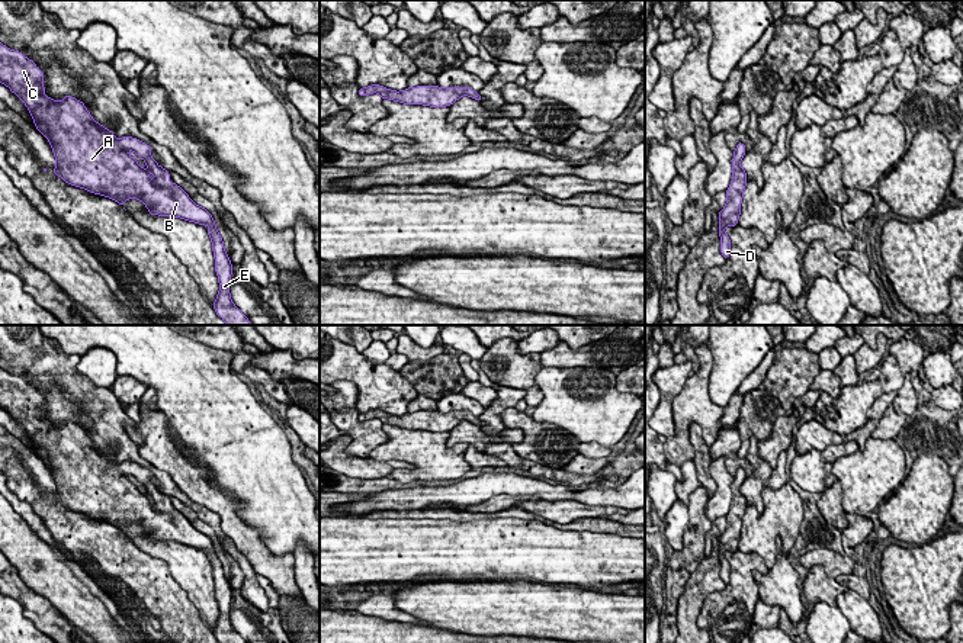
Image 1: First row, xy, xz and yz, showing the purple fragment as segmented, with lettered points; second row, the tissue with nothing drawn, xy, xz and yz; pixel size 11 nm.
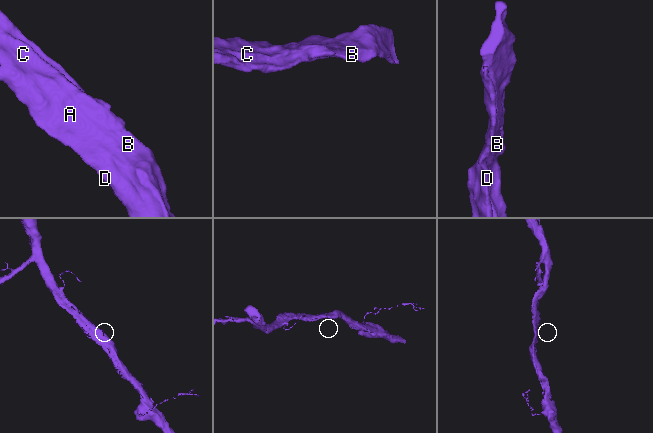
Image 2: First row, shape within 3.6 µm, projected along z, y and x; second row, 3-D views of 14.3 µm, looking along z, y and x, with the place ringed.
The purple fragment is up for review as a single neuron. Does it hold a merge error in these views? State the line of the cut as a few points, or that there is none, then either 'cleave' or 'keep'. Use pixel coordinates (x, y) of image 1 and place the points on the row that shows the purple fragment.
no cut | keep

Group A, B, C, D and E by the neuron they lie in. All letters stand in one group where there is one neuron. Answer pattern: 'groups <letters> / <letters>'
groups A B C D E

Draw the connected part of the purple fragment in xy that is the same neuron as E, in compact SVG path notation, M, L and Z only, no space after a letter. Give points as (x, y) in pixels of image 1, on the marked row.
M1 42L0 83L23 100L36 129L51 144L57 163L54 174L65 183L113 199L122 208L128 199L138 199L151 215L208 225L219 283L214 309L227 325L253 325L231 299L232 264L211 212L168 181L168 171L151 157L150 145L132 136L115 138L76 97L52 100L45 96L44 73Z

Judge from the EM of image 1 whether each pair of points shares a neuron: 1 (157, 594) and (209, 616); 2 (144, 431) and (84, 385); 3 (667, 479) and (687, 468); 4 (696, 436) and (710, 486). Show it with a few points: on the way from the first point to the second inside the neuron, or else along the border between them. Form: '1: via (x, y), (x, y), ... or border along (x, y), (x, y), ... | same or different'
1: border along (179, 584), (208, 627) | different
2: border along (125, 424), (127, 434), (145, 459) | different
3: border along (676, 481), (676, 495), (679, 498) | different
4: via (700, 449), (702, 473) | same

